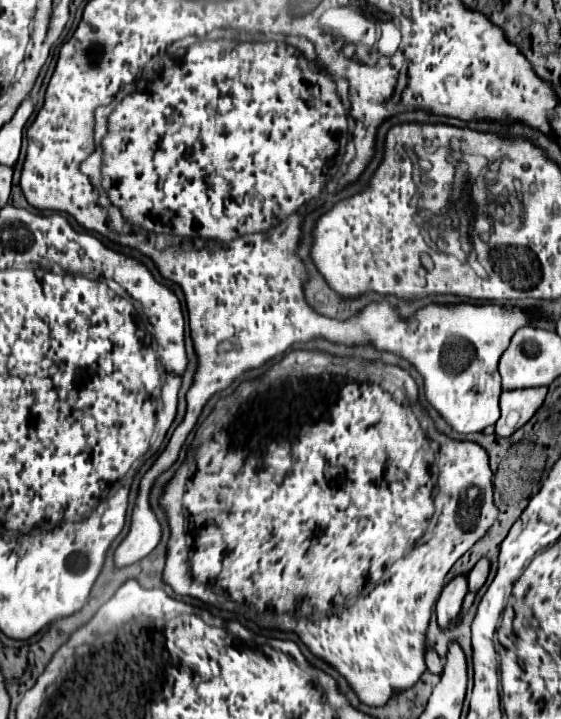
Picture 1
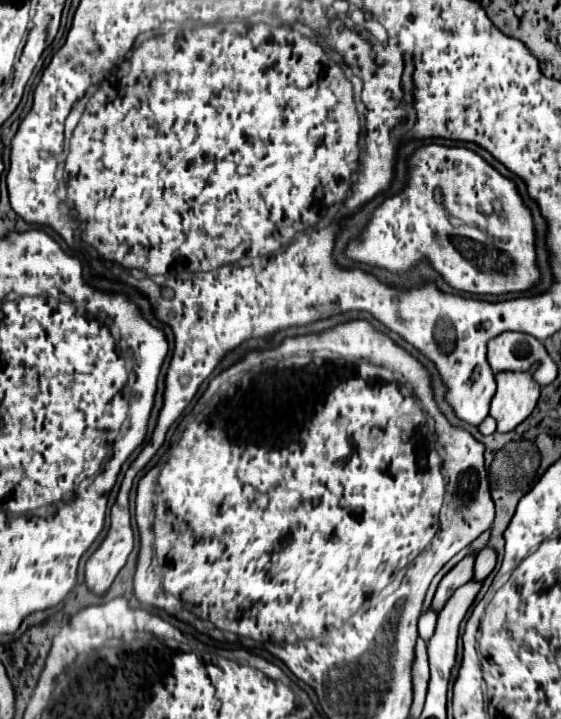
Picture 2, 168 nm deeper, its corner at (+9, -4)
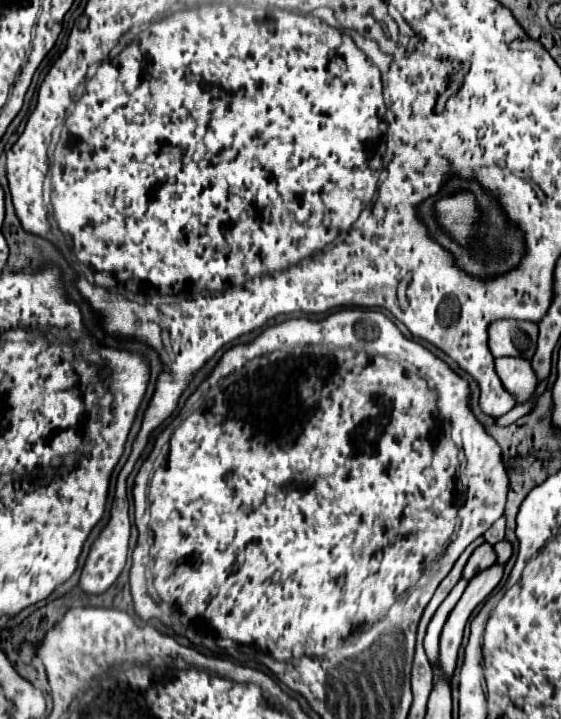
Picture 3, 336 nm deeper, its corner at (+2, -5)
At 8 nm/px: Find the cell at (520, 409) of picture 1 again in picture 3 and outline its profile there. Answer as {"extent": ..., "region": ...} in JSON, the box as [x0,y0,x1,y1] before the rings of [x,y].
{"extent":[496,358,538,404],"region":[[[498,358],[496,372],[504,388],[514,396],[516,404],[536,400],[538,376],[532,370],[530,362],[524,362],[522,358]]]}

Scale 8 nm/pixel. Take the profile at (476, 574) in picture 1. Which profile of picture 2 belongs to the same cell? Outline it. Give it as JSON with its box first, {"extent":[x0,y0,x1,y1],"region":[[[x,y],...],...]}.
{"extent":[475,547,497,581],"region":[[[485,547],[481,553],[477,553],[477,563],[475,563],[475,581],[483,581],[497,565],[497,553],[491,547]]]}

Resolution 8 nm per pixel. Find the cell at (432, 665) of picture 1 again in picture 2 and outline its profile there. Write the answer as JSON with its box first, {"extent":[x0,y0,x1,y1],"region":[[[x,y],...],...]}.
{"extent":[419,611,437,639],"region":[[[433,611],[423,613],[421,619],[419,619],[419,637],[431,639],[431,635],[435,631],[435,623],[437,623],[437,613],[433,613]]]}

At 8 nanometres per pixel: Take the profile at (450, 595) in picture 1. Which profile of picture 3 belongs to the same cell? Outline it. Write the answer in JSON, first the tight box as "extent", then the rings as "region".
{"extent":[462,544,496,580],"region":[[[482,544],[474,550],[474,554],[470,556],[464,572],[462,572],[462,578],[464,580],[470,580],[474,578],[478,572],[490,568],[492,564],[496,564],[496,554],[494,554],[494,548],[490,544]]]}

